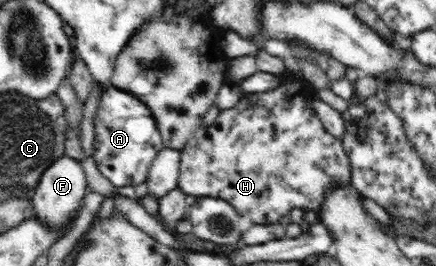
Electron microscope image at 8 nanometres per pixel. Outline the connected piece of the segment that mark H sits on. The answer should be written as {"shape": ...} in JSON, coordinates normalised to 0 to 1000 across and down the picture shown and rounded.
{"shape":[[[651,271],[635,331],[557,357],[532,410],[505,414],[491,462],[479,474],[463,466],[413,564],[406,680],[413,718],[454,748],[509,748],[534,771],[537,789],[576,846],[640,838],[672,782],[697,797],[739,793],[752,711],[766,711],[771,695],[807,699],[807,673],[787,538],[748,492],[704,376],[720,350],[725,335],[702,301]]]}

